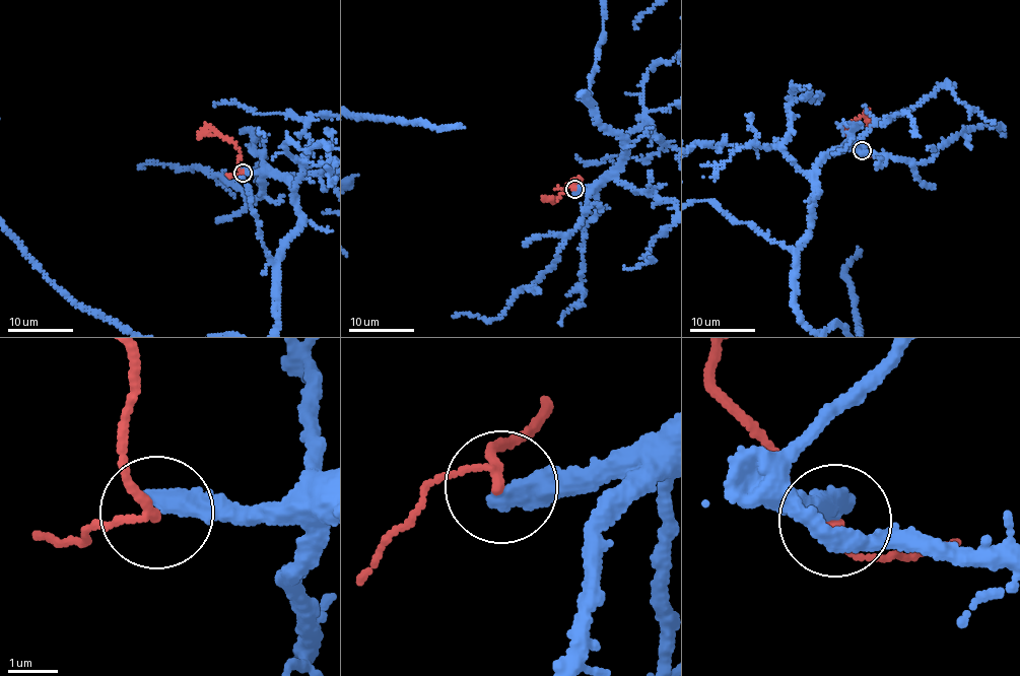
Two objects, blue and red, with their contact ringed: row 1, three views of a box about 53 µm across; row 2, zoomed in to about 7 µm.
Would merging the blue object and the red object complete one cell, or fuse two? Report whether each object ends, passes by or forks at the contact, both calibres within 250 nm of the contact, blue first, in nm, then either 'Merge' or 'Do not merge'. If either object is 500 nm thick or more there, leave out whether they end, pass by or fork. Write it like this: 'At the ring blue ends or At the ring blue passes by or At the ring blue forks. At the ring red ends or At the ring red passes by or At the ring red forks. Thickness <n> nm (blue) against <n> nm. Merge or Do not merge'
Thickness 500 nm (blue) against 150 nm. Do not merge

